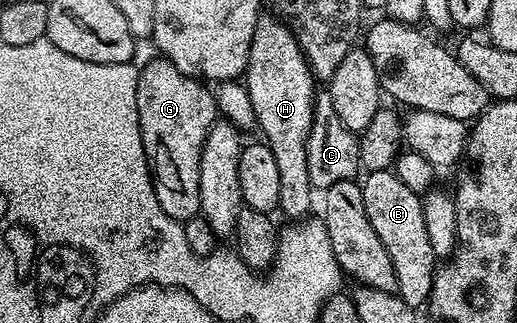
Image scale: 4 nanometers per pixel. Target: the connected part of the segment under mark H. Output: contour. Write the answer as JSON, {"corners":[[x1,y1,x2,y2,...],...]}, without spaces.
{"corners":[[260,16,253,31,245,86,252,100,257,129,263,132,262,140,273,151,273,159,277,159,277,171,281,175,278,212,284,213,287,219,303,219,310,214,307,212,311,209,313,194,306,143,314,123,317,78,312,75,309,63,289,26,278,16,270,16]]}

